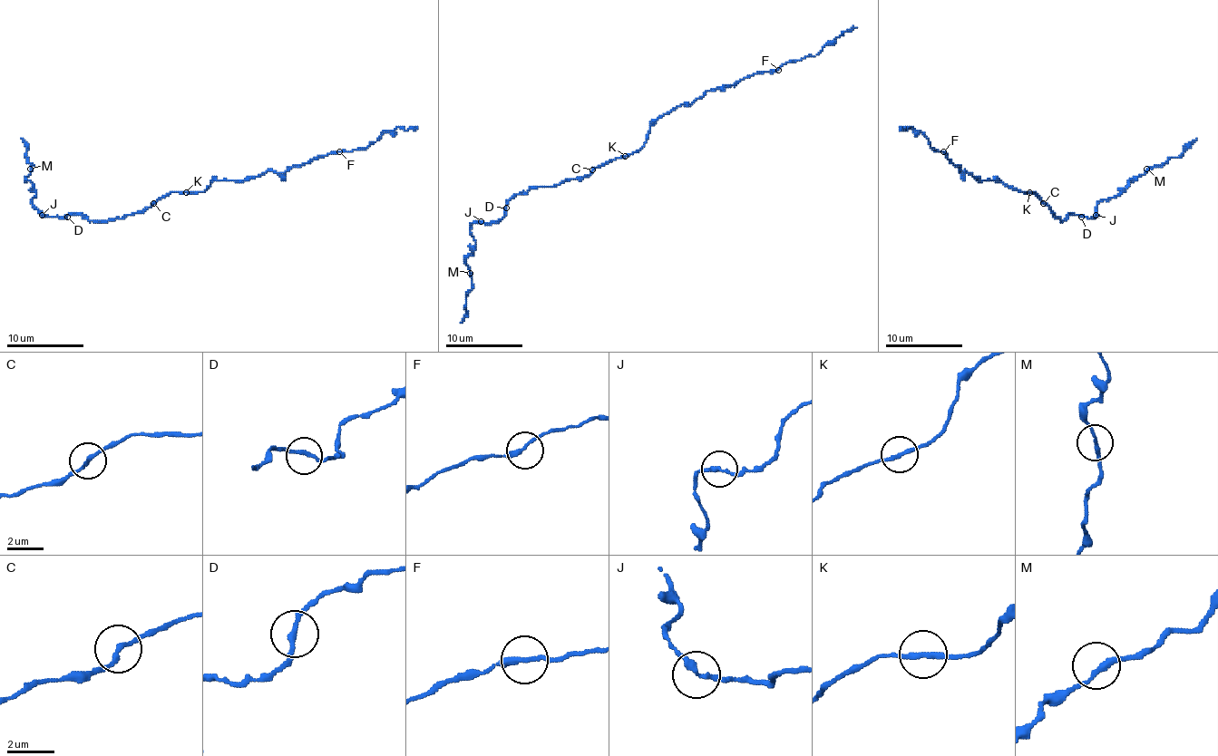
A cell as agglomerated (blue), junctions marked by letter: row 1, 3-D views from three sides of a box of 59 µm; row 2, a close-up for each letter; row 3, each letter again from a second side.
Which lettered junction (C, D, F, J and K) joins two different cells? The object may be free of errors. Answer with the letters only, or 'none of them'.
none of them

